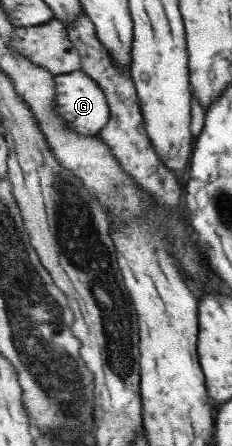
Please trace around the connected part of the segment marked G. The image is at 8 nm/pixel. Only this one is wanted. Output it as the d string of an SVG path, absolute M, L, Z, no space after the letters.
M76 71L70 74L55 75L57 84L58 100L55 103L55 110L58 114L63 114L63 122L77 134L87 134L87 136L98 136L111 120L110 104L107 100L106 92L99 86L95 79L91 79L85 72Z

